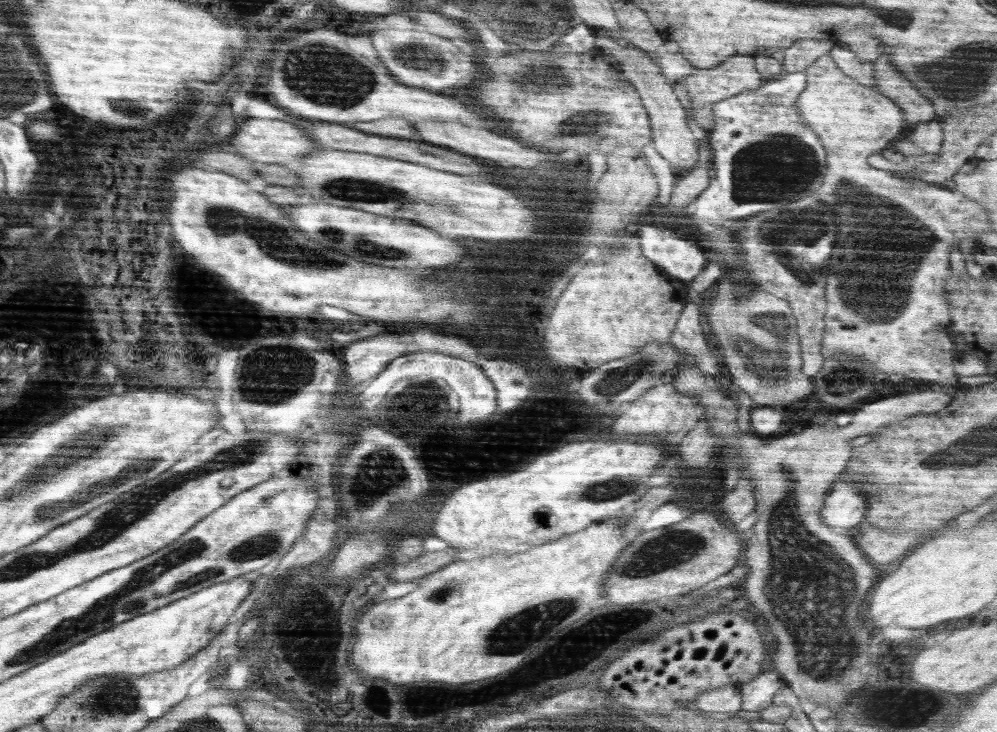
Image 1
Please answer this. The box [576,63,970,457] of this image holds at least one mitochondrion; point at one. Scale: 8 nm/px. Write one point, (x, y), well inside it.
(877, 260)

